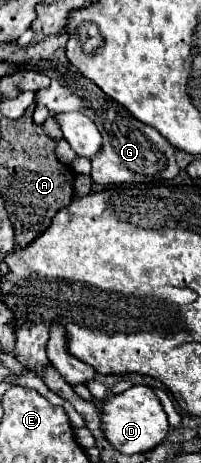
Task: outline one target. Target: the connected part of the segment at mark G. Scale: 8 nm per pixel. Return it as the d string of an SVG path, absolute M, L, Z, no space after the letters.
M55 67L51 75L51 87L37 93L37 103L45 105L51 113L59 111L81 111L99 127L103 145L101 153L91 157L91 179L99 185L121 185L121 183L151 183L151 181L171 181L179 175L175 163L175 149L159 135L157 129L137 121L123 105L107 97L97 85L81 77L77 69Z

